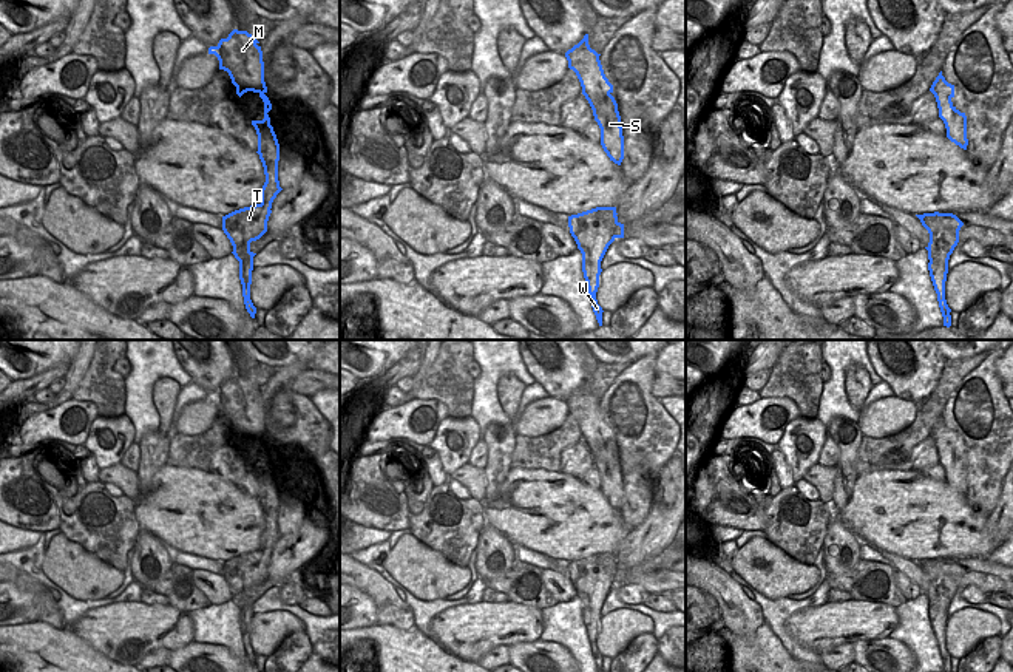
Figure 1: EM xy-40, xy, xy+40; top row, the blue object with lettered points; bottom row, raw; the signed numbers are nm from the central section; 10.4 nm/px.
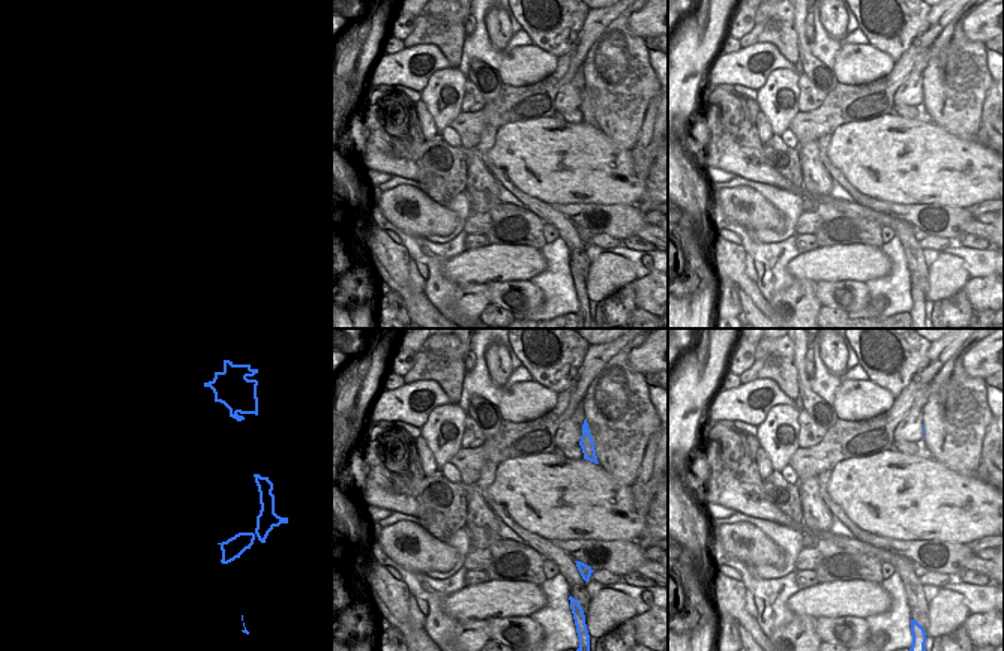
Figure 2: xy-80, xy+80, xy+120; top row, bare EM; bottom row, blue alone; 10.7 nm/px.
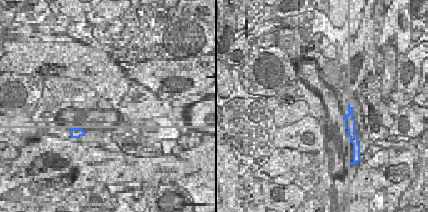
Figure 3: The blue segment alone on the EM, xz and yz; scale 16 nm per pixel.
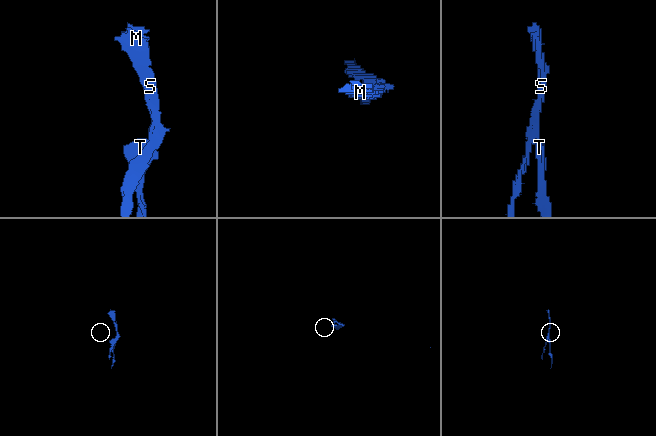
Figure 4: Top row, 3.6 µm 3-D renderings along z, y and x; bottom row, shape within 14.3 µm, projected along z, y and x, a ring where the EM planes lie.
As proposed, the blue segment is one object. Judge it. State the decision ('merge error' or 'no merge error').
merge error

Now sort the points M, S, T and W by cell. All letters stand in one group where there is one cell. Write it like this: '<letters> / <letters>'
M S / T W

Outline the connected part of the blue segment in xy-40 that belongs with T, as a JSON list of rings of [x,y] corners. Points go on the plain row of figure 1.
[[[272,548],[255,550],[235,556],[222,562],[222,576],[233,592],[233,601],[239,607],[239,626],[247,658],[255,664],[256,653],[250,646],[250,630],[253,616],[253,599],[250,589],[259,585],[267,578],[267,567],[272,559]]]

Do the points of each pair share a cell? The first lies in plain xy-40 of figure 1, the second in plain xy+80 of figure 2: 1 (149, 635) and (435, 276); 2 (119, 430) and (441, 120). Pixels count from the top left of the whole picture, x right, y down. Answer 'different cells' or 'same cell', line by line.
1: different cells
2: same cell

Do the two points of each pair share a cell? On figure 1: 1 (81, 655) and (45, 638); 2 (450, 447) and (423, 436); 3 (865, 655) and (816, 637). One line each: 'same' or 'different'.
1: same
2: different
3: different

